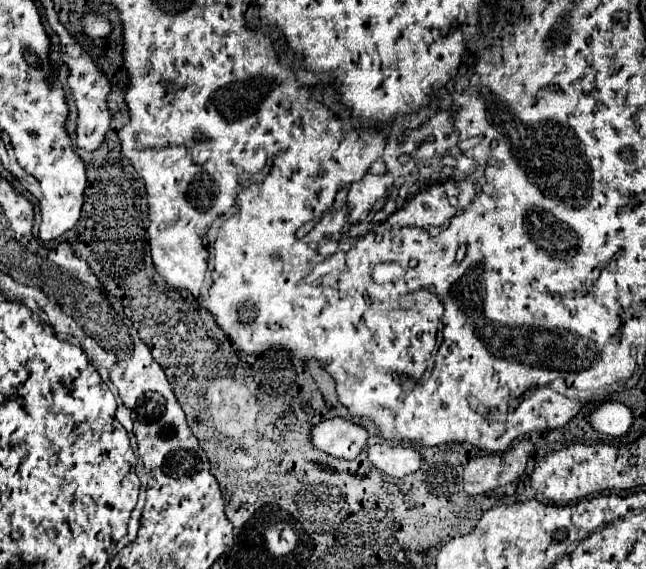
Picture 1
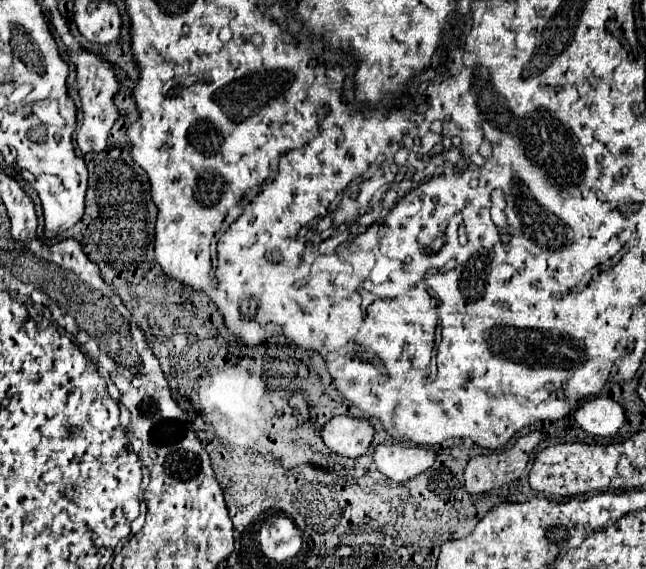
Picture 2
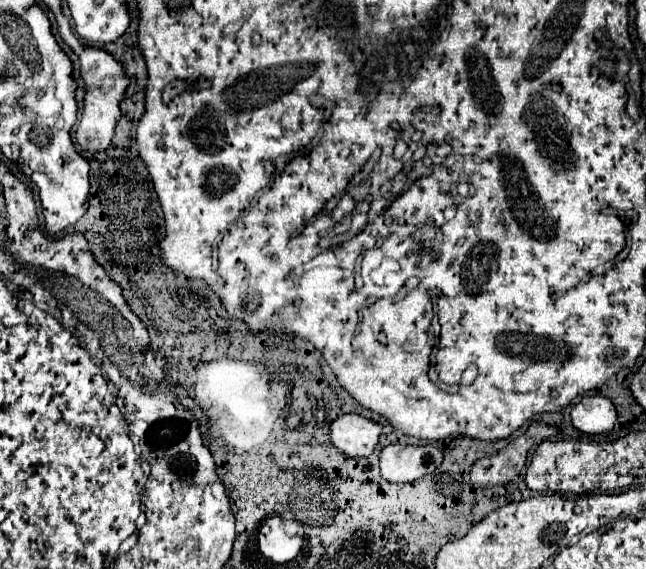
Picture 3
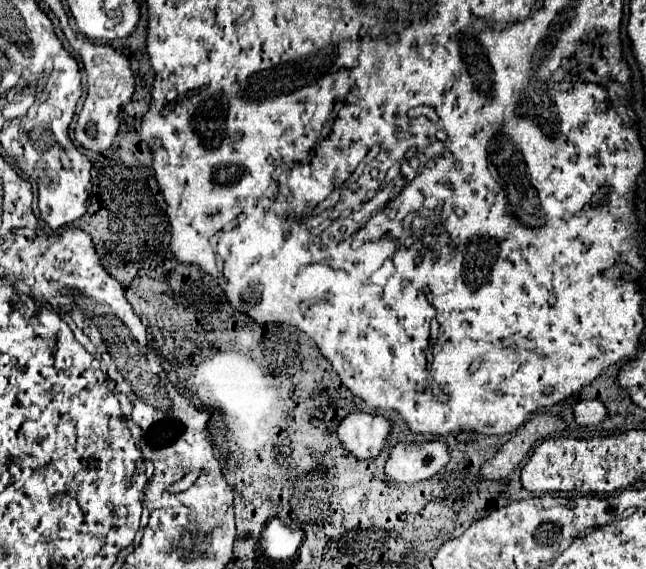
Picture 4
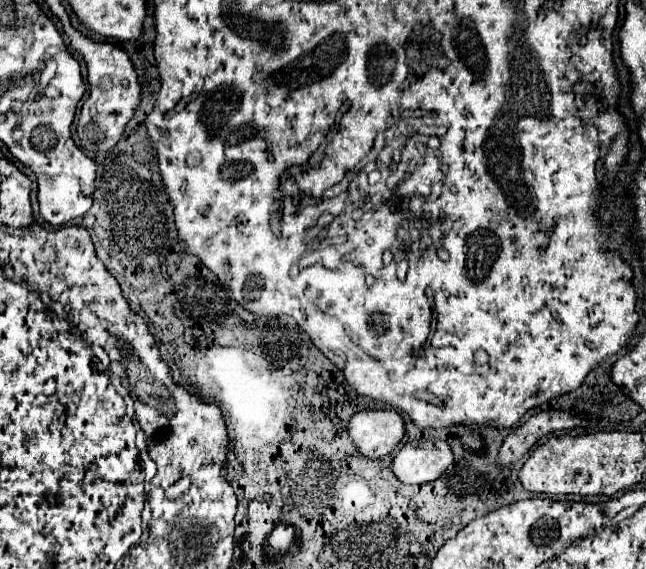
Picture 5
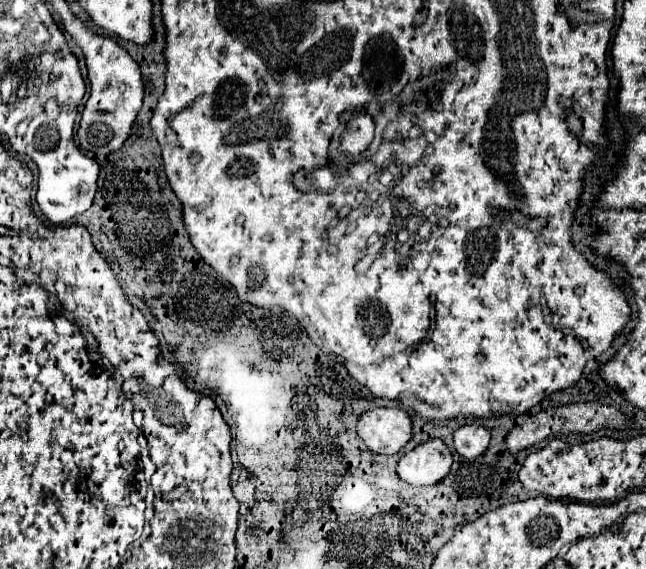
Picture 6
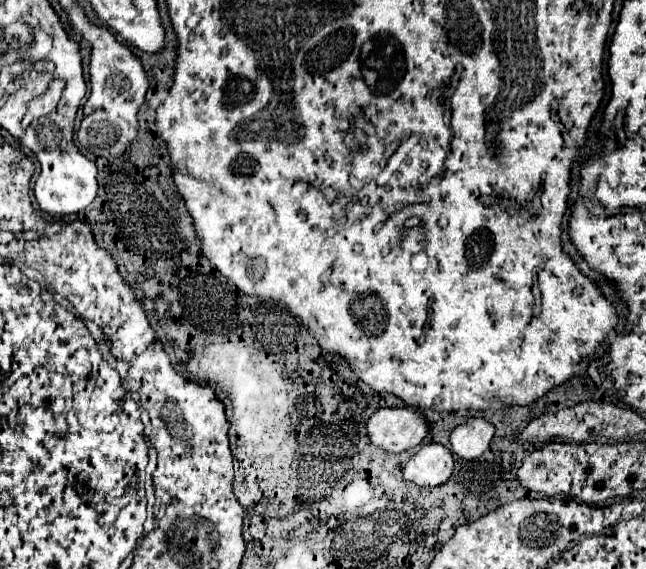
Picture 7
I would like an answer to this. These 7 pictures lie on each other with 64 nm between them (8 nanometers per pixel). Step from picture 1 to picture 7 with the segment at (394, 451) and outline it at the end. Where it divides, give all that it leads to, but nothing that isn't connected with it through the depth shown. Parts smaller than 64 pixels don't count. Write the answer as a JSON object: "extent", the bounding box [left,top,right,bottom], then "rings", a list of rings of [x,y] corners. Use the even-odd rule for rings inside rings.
{"extent":[404,444,454,486],"rings":[[[426,444],[404,466],[404,478],[418,486],[440,486],[454,472],[452,452],[442,444]]]}

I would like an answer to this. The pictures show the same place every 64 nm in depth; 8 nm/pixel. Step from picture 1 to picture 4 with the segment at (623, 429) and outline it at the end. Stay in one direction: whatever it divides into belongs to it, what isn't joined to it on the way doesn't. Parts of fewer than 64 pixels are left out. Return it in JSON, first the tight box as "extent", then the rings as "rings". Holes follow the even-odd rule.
{"extent":[576,402,606,426],"rings":[[[580,402],[576,406],[576,422],[582,426],[588,424],[600,424],[606,420],[606,408],[604,406],[592,406],[592,402]]]}

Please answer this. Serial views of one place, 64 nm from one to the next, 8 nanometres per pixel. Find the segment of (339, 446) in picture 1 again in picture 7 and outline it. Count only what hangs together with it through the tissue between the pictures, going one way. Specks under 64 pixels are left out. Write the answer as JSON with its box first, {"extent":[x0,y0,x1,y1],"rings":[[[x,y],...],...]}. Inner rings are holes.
{"extent":[366,408,430,454],"rings":[[[380,408],[366,424],[372,444],[400,454],[418,446],[430,432],[430,422],[420,410]]]}

